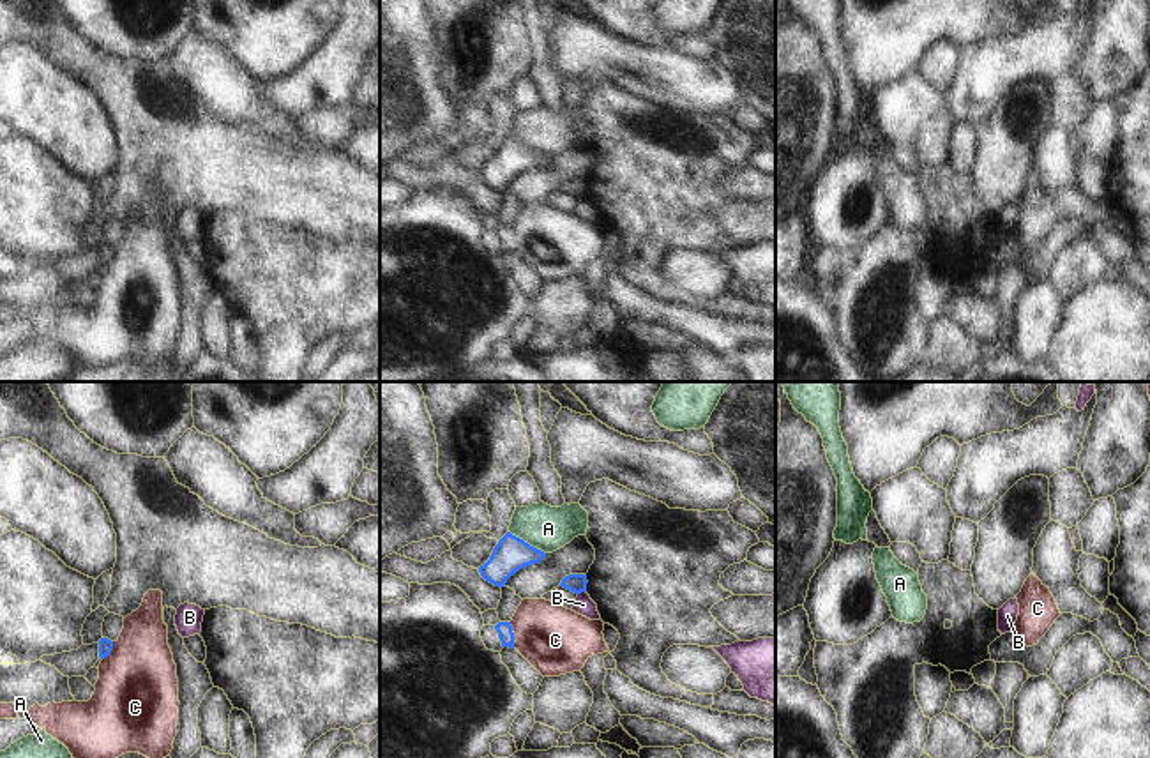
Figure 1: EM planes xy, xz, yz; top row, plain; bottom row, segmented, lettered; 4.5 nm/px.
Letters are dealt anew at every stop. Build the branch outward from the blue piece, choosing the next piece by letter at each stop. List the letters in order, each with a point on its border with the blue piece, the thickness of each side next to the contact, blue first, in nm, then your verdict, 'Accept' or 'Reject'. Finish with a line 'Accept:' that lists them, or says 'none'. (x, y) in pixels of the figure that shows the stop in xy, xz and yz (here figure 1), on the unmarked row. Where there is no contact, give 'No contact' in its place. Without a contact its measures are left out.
A: Touches blue at xz (527, 147). Thickness 160 nm (blue) against 200 nm. Reject
B: Touches blue at xz (582, 195). Thickness 90 nm (blue) against 90 nm. Reject
C: Touches blue at xz (513, 239). Thickness 70 nm (blue) against 300 nm. Reject
Accept: none

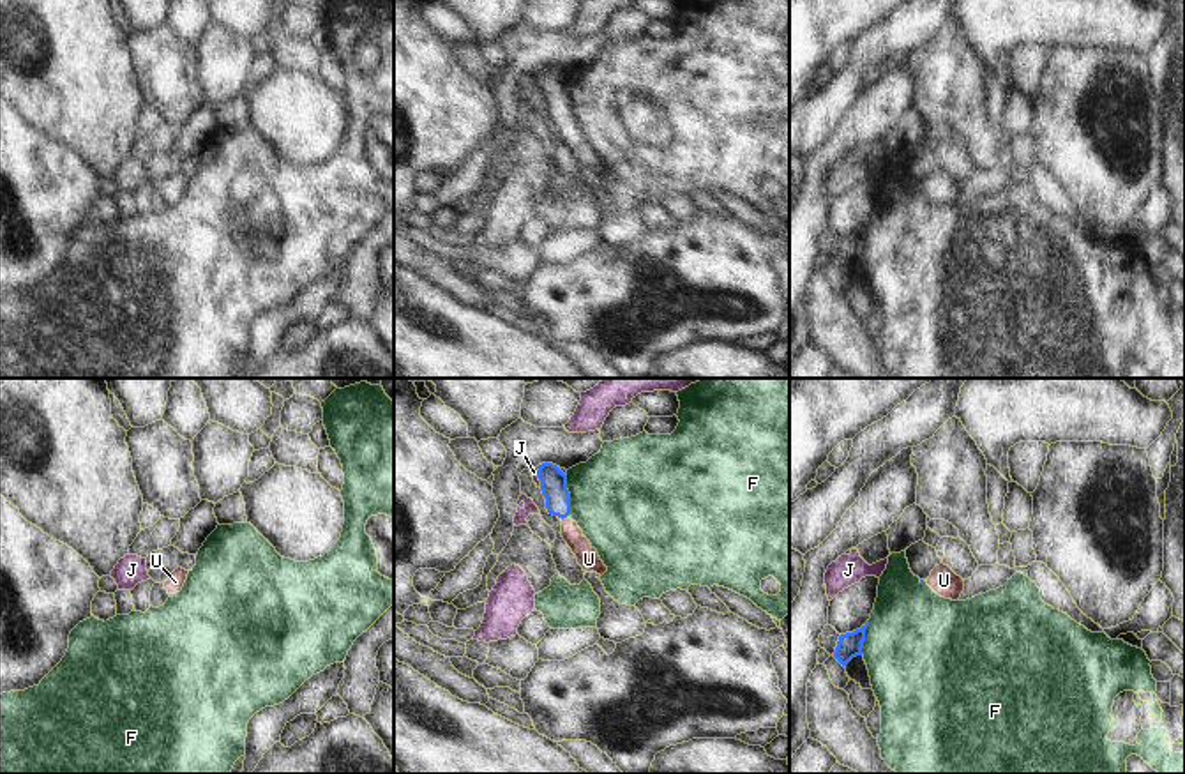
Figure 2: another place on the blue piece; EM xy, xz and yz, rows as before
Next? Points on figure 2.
F: Touches blue at xz (569, 99). Thickness 130 nm (blue) against 480 nm. Reject
J: Touches blue at xz (537, 80). Thickness 130 nm (blue) against 30 nm. Reject
U: Touches blue at xz (564, 121). Thickness 130 nm (blue) against 100 nm. Accept
Accept: U

